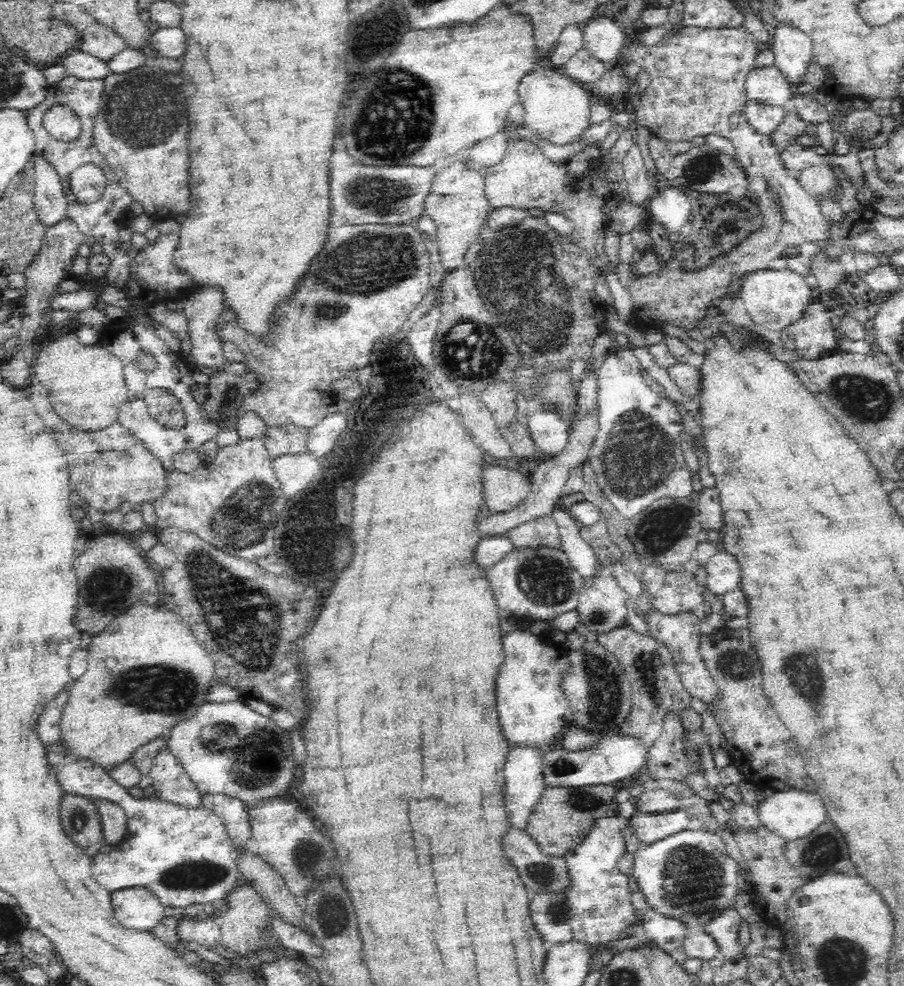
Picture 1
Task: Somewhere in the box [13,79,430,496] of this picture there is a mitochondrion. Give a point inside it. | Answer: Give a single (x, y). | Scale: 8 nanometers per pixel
(395, 257)

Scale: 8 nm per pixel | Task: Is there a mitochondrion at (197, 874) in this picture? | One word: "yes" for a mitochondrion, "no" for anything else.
yes

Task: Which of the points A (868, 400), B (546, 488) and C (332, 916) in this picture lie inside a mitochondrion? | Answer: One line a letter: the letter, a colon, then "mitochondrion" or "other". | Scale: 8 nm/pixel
A: mitochondrion
B: other
C: mitochondrion

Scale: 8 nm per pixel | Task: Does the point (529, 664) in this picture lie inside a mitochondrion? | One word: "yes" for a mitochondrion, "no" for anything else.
no

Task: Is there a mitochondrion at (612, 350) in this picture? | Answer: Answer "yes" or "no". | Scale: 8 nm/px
no

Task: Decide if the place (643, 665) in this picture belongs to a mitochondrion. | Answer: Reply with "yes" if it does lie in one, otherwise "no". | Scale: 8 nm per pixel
yes

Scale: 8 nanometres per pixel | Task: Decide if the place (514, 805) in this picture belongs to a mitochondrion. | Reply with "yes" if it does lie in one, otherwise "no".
no

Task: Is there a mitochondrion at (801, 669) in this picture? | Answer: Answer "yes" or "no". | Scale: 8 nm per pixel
yes

